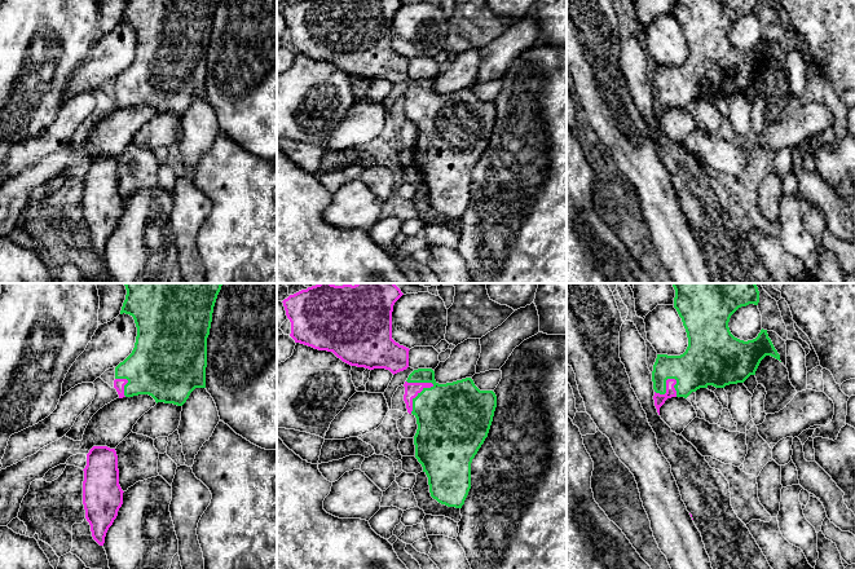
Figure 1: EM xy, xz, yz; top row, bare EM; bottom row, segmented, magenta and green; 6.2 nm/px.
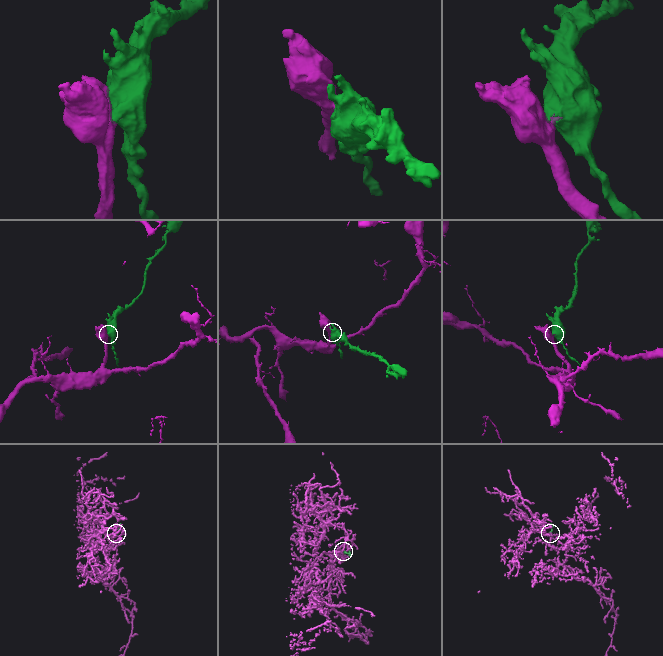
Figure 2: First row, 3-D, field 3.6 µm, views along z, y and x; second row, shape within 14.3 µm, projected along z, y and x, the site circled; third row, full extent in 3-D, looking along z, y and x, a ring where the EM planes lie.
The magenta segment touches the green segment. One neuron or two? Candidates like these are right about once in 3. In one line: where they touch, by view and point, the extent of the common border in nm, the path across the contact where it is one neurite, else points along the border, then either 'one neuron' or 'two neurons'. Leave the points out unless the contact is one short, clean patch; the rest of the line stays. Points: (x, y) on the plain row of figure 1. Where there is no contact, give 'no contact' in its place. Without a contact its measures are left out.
xz (417, 105) | 240 nm | across xz (411, 100), (417, 105), (443, 119), (450, 127) | one neuron

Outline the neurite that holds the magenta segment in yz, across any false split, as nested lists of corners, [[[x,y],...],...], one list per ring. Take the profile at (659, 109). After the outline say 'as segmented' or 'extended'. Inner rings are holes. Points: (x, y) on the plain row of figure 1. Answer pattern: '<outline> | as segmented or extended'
[[[675,0],[674,18],[682,28],[686,39],[688,57],[680,66],[657,65],[652,81],[652,92],[655,100],[653,110],[658,125],[660,118],[667,109],[687,109],[692,102],[696,102],[700,98],[708,98],[709,96],[724,98],[730,94],[744,93],[750,85],[755,85],[761,71],[766,66],[771,66],[780,71],[780,65],[768,48],[767,40],[762,39],[755,49],[748,52],[735,48],[730,41],[728,32],[731,26],[741,17],[749,14],[758,16],[758,13],[758,0]]] | extended

